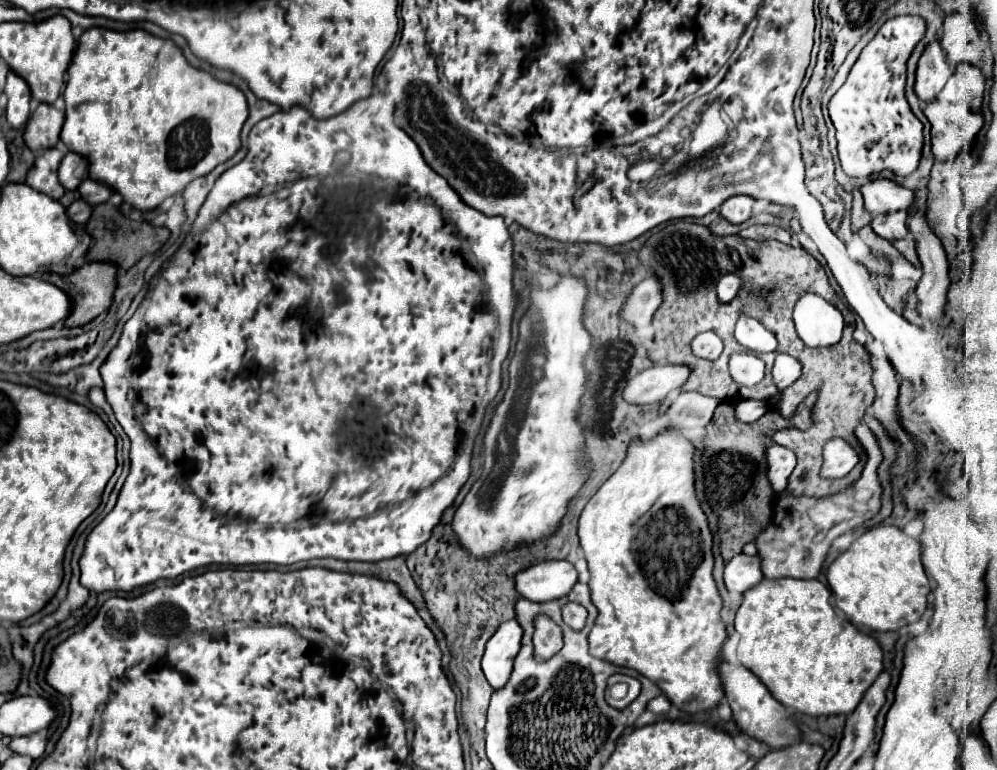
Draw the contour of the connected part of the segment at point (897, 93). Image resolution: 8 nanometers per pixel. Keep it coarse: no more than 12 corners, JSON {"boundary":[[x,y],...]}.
{"boundary":[[917,15],[889,19],[829,101],[849,177],[917,169]]}

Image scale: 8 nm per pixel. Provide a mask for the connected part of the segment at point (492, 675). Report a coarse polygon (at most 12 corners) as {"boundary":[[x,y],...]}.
{"boundary":[[511,619],[487,641],[483,673],[493,689],[509,681],[523,627]]}

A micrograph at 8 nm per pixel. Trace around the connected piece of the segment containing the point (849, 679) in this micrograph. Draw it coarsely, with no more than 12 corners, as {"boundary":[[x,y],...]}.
{"boundary":[[763,579],[739,663],[791,713],[849,715],[883,669],[817,579]]}

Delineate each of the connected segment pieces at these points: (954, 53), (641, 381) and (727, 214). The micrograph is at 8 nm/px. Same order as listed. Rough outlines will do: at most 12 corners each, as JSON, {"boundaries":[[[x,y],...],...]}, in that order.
{"boundaries":[[[971,13],[945,15],[941,47],[953,67],[981,65]],[[687,365],[637,373],[623,397],[635,405],[661,401],[689,379]],[[733,195],[719,213],[731,223],[745,223],[753,215],[755,199]]]}

